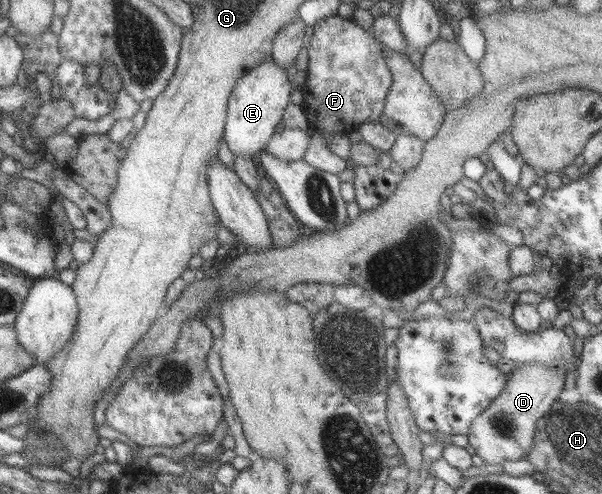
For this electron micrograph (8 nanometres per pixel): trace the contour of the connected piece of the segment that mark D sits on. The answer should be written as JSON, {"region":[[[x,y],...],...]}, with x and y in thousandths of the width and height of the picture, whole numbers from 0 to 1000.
{"region":[[[865,737],[852,745],[832,796],[812,826],[801,834],[779,864],[777,901],[806,939],[834,941],[842,933],[870,929],[882,907],[890,854],[910,836],[919,812],[937,783],[939,745]]]}

